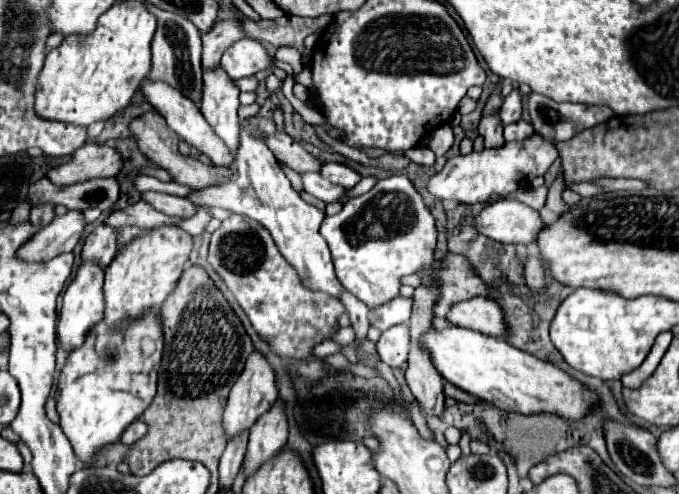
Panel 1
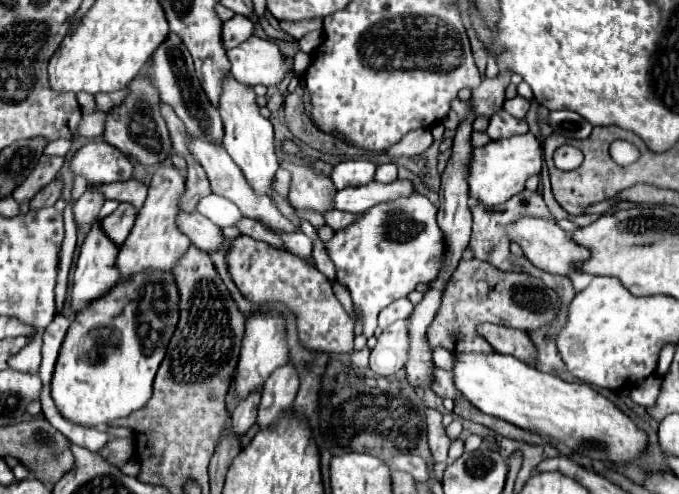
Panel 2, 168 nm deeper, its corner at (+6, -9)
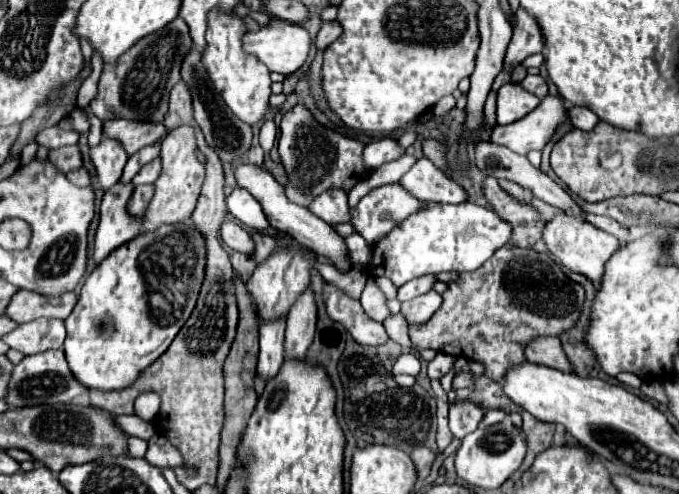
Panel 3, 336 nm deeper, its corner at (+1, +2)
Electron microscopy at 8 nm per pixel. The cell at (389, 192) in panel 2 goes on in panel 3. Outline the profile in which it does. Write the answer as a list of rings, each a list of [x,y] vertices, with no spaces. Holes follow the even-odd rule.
[[[424,157],[418,159],[418,163],[400,179],[400,185],[406,185],[406,189],[410,189],[410,193],[422,201],[452,205],[468,201],[466,189],[446,175],[438,173],[438,169],[434,169],[434,165],[430,165],[430,161]]]

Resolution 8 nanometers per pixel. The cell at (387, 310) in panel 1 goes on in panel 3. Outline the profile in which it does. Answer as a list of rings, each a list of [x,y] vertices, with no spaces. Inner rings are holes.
[[[424,275],[424,277],[412,279],[398,289],[398,299],[400,301],[410,301],[410,299],[422,295],[422,293],[428,293],[434,283],[436,283],[436,275]]]

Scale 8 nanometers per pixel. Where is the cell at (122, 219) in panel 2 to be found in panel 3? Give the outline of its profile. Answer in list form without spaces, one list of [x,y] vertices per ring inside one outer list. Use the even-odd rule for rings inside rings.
[[[138,185],[138,187],[134,189],[132,199],[130,199],[128,211],[130,211],[132,215],[136,215],[136,217],[142,217],[142,215],[146,213],[146,207],[148,207],[152,195],[154,195],[154,185]]]

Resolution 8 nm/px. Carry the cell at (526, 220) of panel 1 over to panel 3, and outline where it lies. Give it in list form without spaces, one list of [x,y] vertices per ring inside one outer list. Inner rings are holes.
[[[560,213],[552,221],[548,221],[548,225],[544,229],[544,241],[550,249],[550,253],[556,255],[568,269],[586,275],[592,283],[602,281],[606,261],[620,249],[620,243],[614,235],[610,235],[602,229],[596,229],[594,225],[590,225],[588,221],[584,221],[580,217],[570,217],[566,213]]]

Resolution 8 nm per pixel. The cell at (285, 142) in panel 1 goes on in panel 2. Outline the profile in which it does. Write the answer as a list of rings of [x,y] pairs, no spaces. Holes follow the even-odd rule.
[[[283,158],[279,166],[291,174],[289,202],[293,208],[313,208],[321,214],[329,210],[329,200],[333,200],[333,192],[337,192],[329,176],[311,166],[291,162],[289,158]]]

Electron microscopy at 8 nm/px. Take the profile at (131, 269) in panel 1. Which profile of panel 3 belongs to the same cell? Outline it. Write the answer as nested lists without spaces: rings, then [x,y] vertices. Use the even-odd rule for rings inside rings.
[[[180,125],[172,129],[164,139],[162,139],[162,173],[158,177],[156,193],[148,205],[146,215],[142,217],[142,231],[154,231],[156,227],[164,223],[178,223],[178,221],[188,221],[192,217],[192,211],[196,207],[196,201],[200,197],[200,189],[204,183],[204,165],[196,157],[198,143],[194,135],[194,127],[190,125]]]

